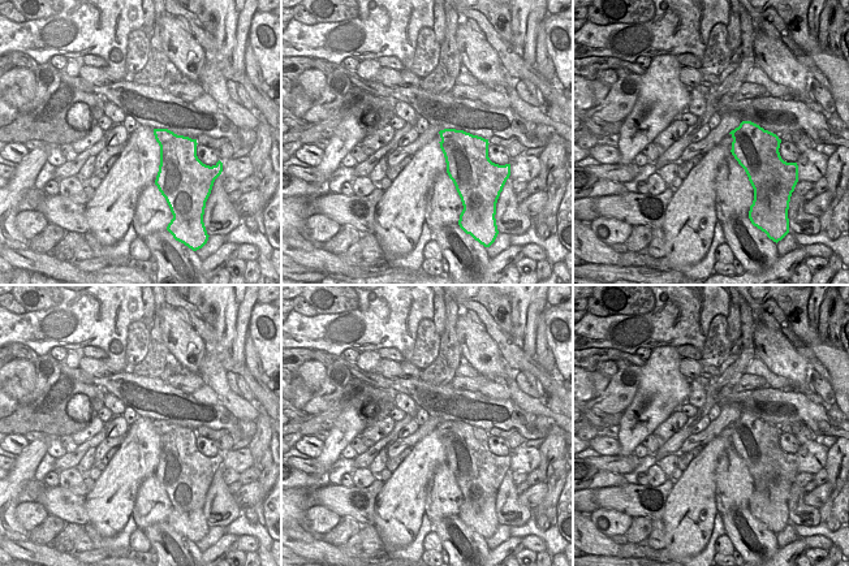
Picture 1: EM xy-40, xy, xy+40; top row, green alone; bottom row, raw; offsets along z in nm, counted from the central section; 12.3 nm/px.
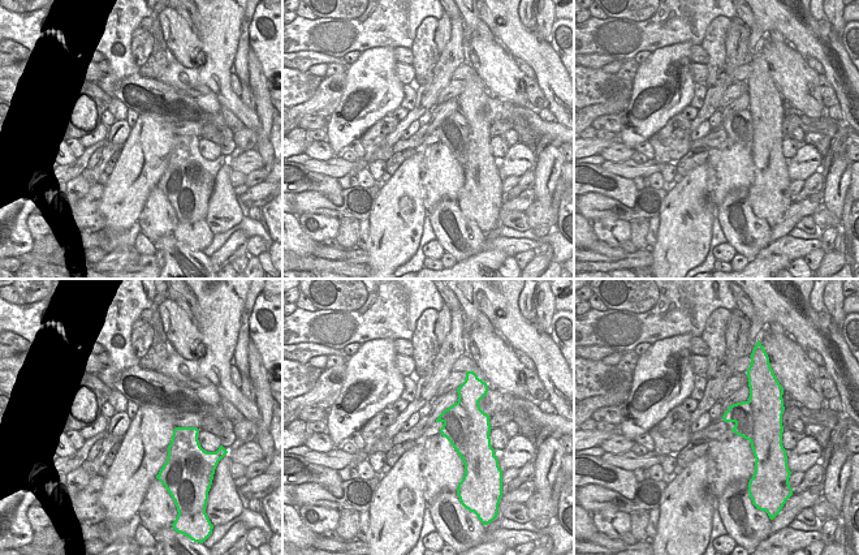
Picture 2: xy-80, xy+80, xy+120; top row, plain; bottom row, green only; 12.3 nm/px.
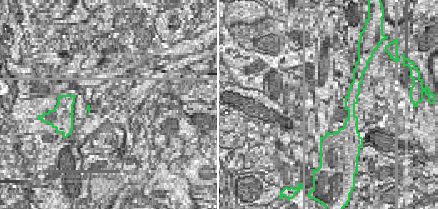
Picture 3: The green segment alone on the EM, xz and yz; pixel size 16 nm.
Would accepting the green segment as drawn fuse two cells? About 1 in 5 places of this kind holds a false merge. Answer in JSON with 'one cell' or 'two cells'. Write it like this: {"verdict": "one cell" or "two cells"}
{"verdict": "two cells"}

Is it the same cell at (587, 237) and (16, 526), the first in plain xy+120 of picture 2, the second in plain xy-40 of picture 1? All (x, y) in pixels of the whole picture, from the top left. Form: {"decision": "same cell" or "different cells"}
{"decision": "different cells"}

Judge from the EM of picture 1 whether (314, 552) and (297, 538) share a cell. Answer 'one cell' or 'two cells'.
one cell

